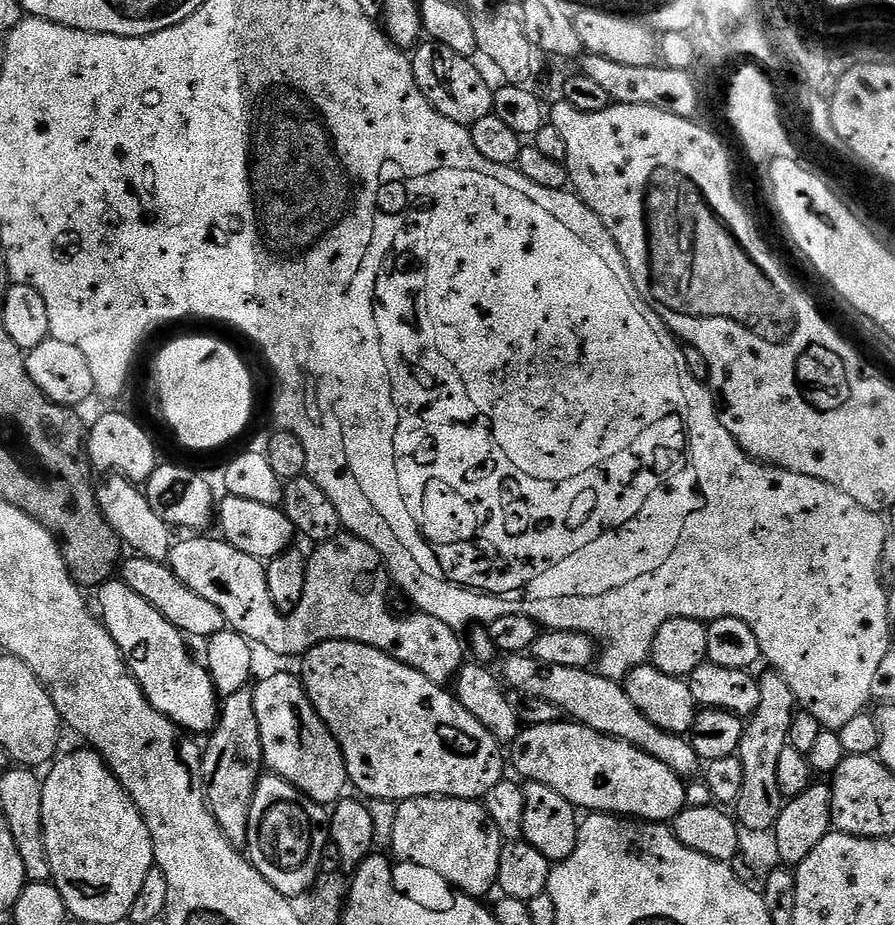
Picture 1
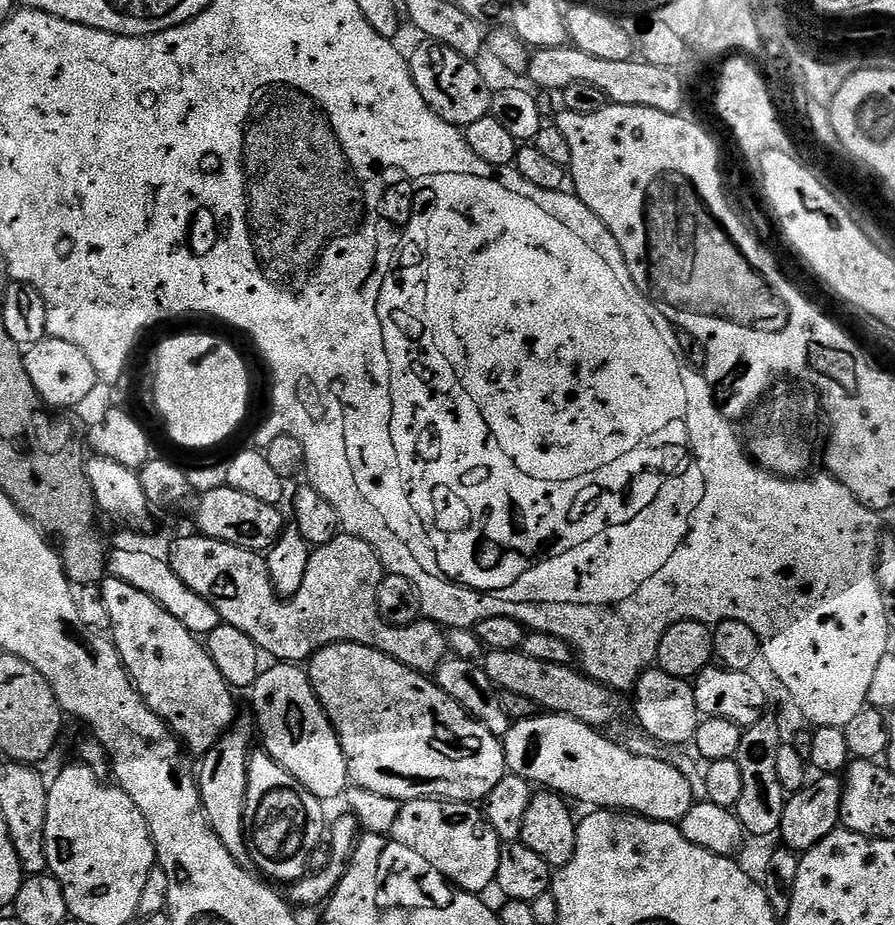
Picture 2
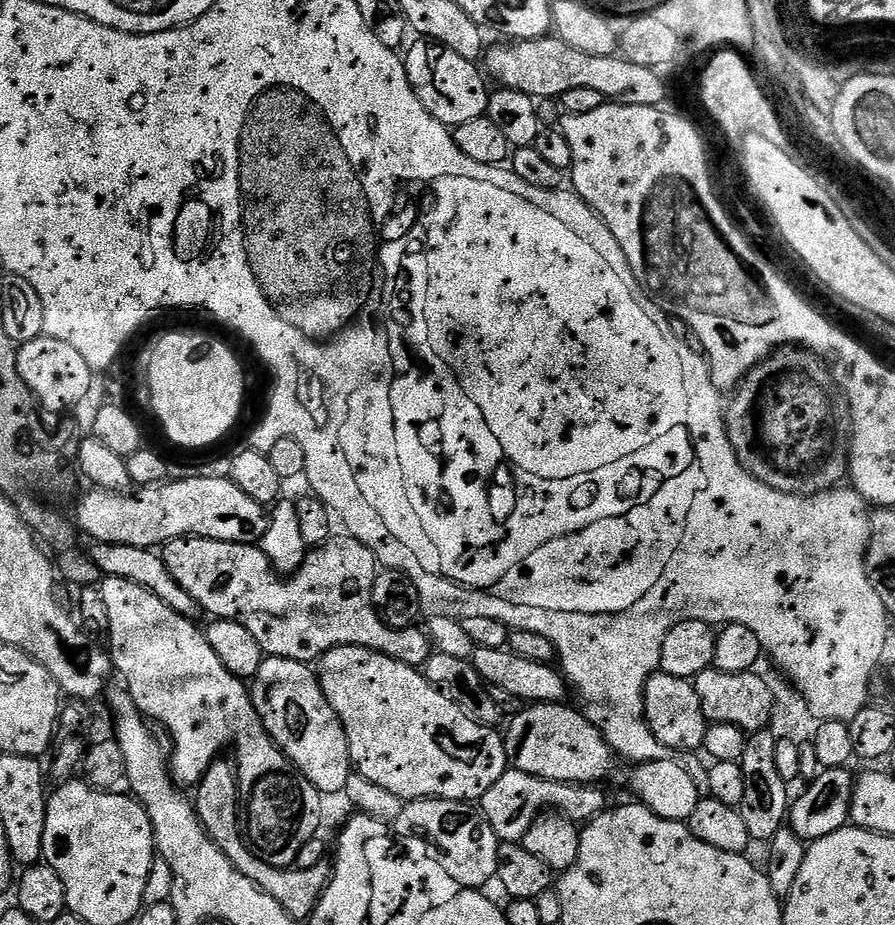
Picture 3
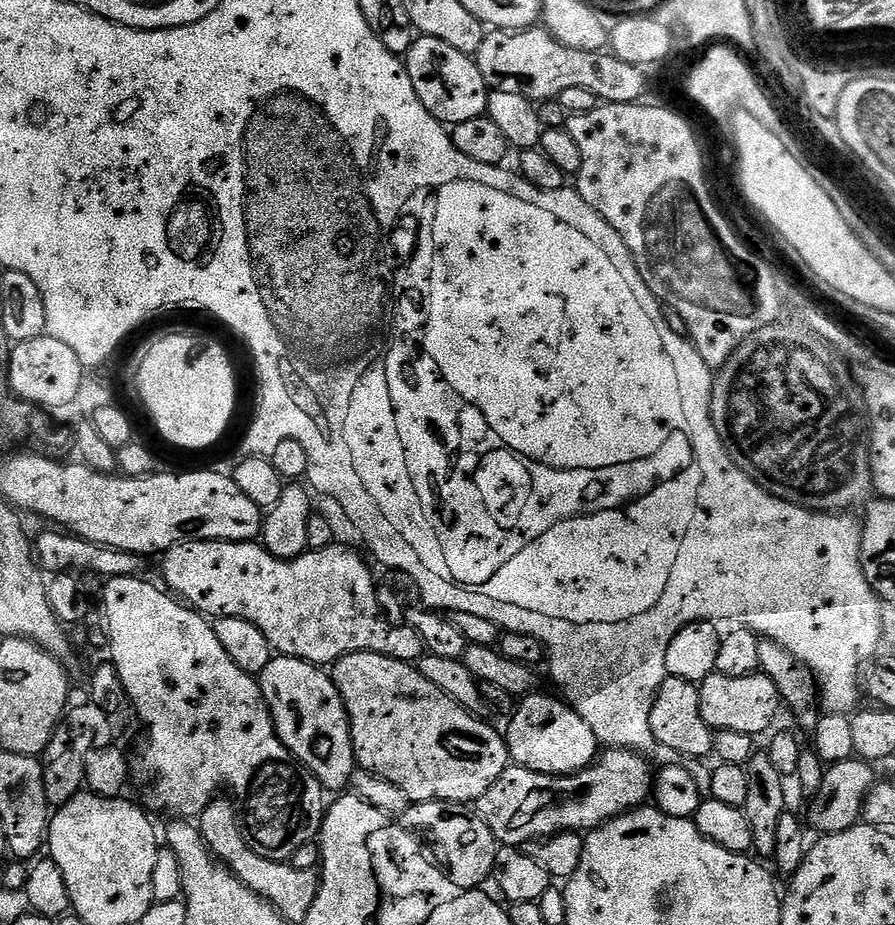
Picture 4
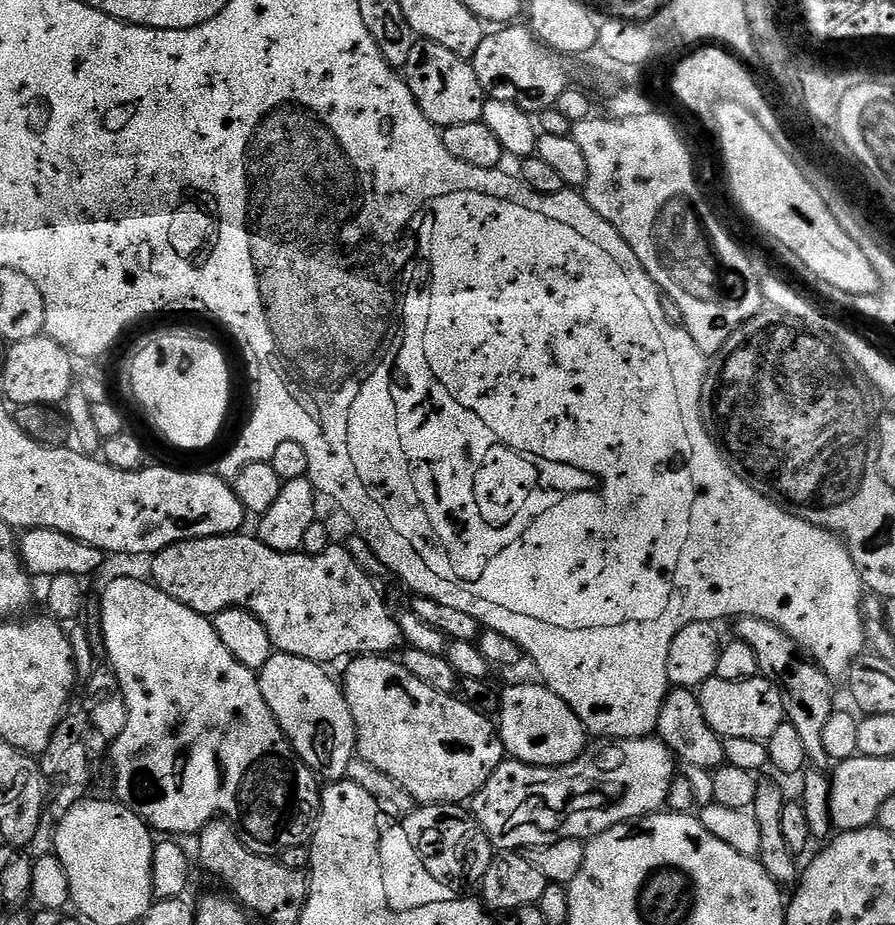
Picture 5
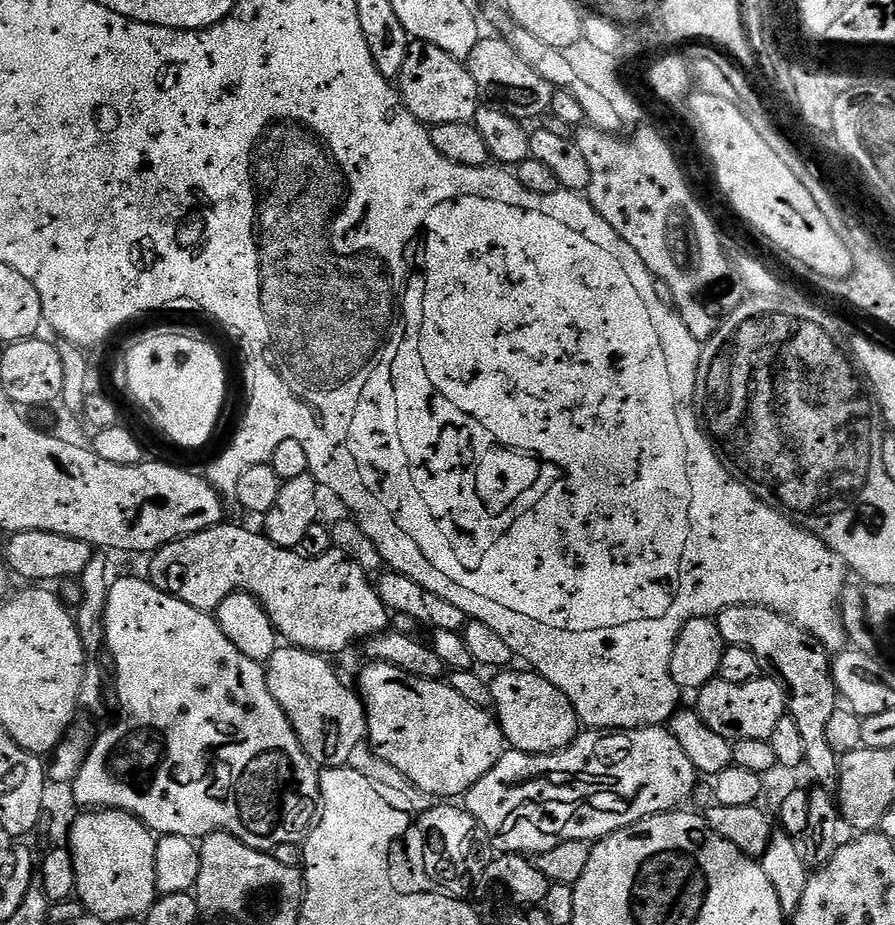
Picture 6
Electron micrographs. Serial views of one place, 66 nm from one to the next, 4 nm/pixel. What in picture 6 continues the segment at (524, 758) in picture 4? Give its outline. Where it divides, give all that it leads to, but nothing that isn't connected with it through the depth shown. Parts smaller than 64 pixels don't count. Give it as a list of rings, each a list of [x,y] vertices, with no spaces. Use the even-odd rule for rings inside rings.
[[[501,671],[490,680],[495,700],[494,716],[504,732],[505,741],[515,751],[535,756],[544,756],[548,752],[561,752],[563,748],[569,748],[582,728],[574,706],[570,706],[570,698],[566,698],[566,694],[558,690],[558,686],[546,682],[546,678],[542,678],[537,672],[512,671]]]

